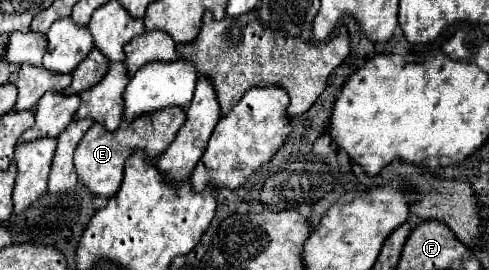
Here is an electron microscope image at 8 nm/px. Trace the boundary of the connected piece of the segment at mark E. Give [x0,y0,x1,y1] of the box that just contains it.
[75,120,185,198]

